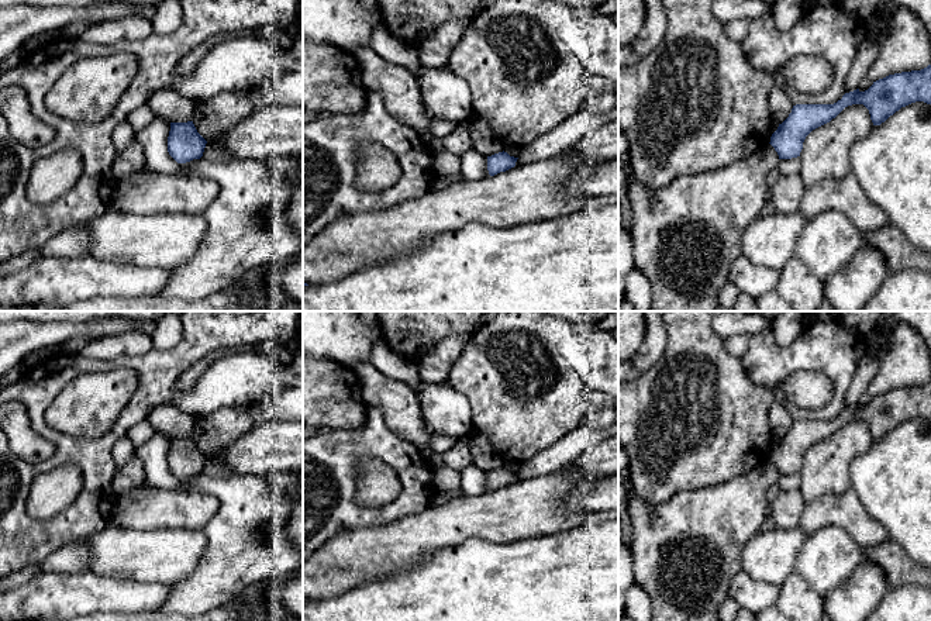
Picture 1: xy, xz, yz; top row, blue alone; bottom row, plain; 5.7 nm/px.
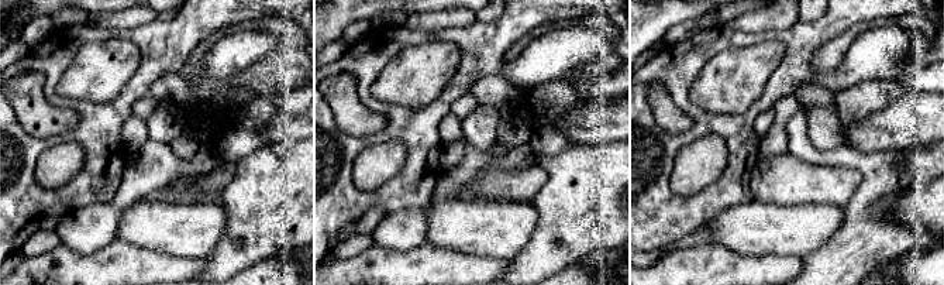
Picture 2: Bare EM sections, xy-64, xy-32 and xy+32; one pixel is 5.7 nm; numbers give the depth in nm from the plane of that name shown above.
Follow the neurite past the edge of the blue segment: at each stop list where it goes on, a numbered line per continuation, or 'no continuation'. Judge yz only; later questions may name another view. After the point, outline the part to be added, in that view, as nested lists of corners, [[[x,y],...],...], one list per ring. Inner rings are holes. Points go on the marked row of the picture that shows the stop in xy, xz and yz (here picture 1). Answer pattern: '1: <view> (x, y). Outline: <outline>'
no continuation

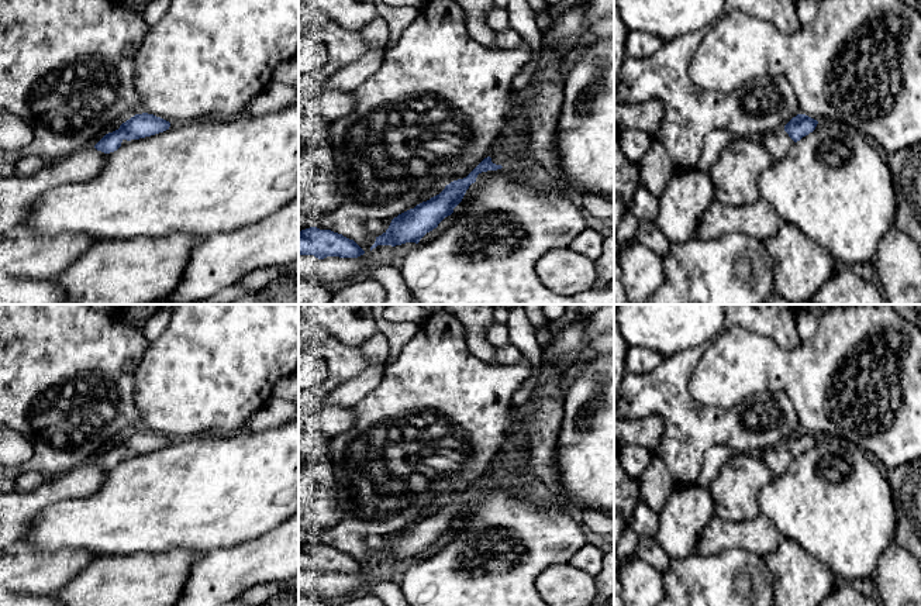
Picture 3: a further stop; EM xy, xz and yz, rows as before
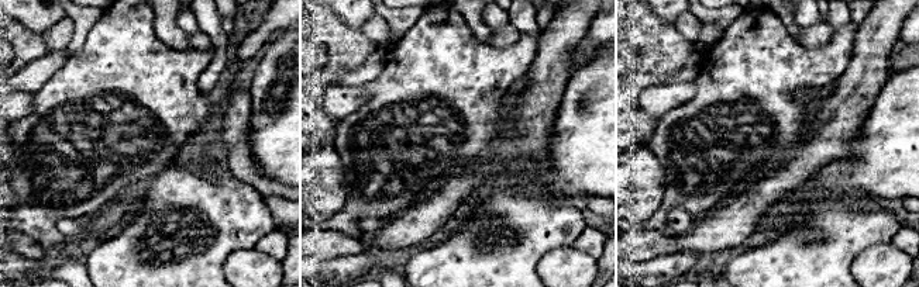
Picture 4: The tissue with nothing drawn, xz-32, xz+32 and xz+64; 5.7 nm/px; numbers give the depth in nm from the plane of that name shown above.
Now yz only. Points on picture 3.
1: yz (778, 143). Outline: [[[784,128],[763,135],[762,145],[776,158],[783,158],[794,141]]]

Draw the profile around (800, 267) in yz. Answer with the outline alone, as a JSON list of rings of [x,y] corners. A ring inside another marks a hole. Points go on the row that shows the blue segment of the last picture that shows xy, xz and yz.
[[[783,223],[779,231],[762,241],[772,256],[773,289],[790,304],[813,302],[818,289],[834,275],[837,259],[796,225]]]

